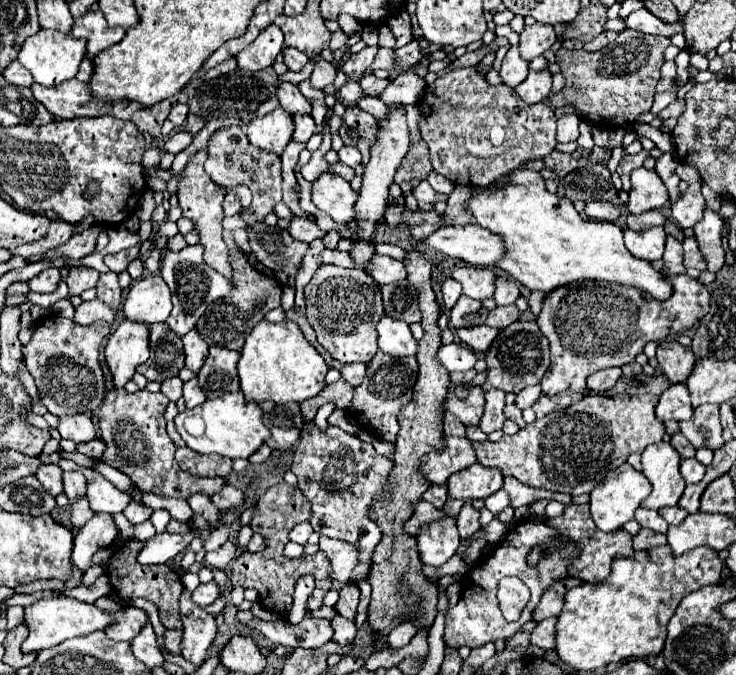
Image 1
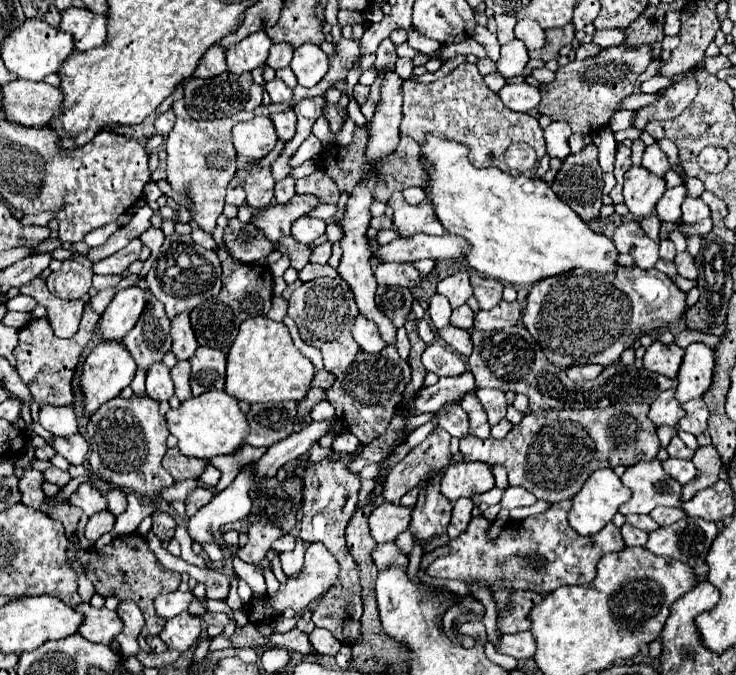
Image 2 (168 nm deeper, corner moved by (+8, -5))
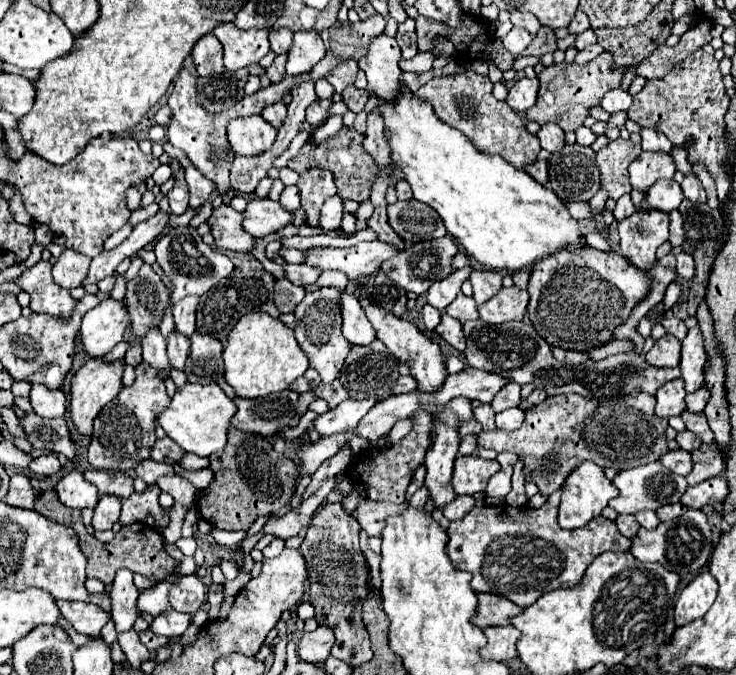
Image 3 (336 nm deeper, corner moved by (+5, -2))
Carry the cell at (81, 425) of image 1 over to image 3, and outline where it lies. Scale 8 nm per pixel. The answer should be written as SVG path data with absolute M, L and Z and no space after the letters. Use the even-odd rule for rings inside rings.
M31 383L29 393L31 407L41 417L63 417L65 415L65 395L61 389L47 389L41 383Z

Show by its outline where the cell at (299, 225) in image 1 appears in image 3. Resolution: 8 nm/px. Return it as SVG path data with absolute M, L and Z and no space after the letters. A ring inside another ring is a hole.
M333 195L325 201L321 209L321 229L323 231L339 229L341 219L343 219L343 199L339 195Z

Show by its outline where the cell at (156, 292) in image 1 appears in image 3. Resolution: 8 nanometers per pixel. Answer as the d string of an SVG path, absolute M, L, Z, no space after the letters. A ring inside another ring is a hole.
M105 299L97 307L85 313L79 329L83 353L91 359L99 359L123 341L123 331L129 323L125 303Z

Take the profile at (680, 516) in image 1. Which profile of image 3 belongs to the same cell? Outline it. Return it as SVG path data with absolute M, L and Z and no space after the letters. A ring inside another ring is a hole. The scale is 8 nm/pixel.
M683 503L663 505L661 509L657 509L657 517L659 517L661 521L671 521L671 519L677 519L677 517L681 517L685 511L687 511L687 507L685 507Z

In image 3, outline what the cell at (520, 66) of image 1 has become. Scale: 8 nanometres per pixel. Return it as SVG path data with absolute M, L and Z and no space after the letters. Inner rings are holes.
M513 27L501 41L503 41L503 47L515 55L523 53L525 47L531 43L531 33L527 29L521 29L521 27Z

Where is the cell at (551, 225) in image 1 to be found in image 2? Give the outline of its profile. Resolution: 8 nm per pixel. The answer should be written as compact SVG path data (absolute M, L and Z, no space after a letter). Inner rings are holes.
M426 136L426 144L420 148L420 156L434 164L434 170L428 170L430 184L426 186L426 192L432 194L432 204L436 206L438 220L450 234L462 236L472 242L472 252L466 254L466 260L480 274L512 286L534 286L544 278L558 276L574 268L584 268L600 274L616 274L618 252L612 240L588 228L544 180L512 176L508 172L502 172L500 168L474 168L468 160L468 148L464 144L436 136Z

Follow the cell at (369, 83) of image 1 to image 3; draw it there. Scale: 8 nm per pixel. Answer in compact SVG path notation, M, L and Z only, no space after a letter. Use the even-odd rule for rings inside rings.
M349 85L349 87L341 93L341 97L343 97L343 103L347 105L347 109L353 111L353 113L363 111L363 107L365 107L365 103L367 103L367 99L369 99L367 89L357 89L357 87L353 87L353 85Z

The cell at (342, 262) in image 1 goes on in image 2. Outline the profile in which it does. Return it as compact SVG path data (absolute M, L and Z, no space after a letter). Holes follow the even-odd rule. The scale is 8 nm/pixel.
M306 264L300 272L298 272L298 278L302 280L302 282L308 282L308 280L312 280L312 278L318 278L318 276L334 276L334 274L338 274L336 272L336 268L332 268L330 264Z

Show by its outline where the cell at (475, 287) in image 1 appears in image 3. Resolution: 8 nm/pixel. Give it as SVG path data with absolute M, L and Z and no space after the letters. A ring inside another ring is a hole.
M463 267L463 269L455 271L451 277L431 285L427 291L427 303L431 307L435 307L437 311L445 311L445 307L459 295L461 283L469 277L469 273L471 273L471 267Z

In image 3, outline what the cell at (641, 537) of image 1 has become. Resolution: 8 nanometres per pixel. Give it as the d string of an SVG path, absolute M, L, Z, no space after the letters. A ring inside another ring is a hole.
M619 515L619 517L615 519L615 523L617 523L619 533L625 535L625 537L629 537L629 539L631 539L631 537L637 533L637 529L639 529L639 523L635 521L633 515Z

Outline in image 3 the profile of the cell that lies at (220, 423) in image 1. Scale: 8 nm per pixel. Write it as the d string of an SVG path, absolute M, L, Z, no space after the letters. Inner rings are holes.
M187 383L185 387L177 387L171 399L171 405L157 415L157 423L165 429L167 437L171 437L183 451L195 453L199 457L209 457L219 451L227 443L229 419L235 413L235 403L223 393L217 383L197 385Z

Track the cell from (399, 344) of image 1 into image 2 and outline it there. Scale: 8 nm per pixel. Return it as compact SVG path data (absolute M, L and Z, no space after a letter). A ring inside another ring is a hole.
M362 314L356 318L356 324L352 326L352 334L354 334L354 340L358 342L358 346L370 354L378 354L380 350L384 350L388 346L382 340L376 324L372 324L372 320L368 320Z

